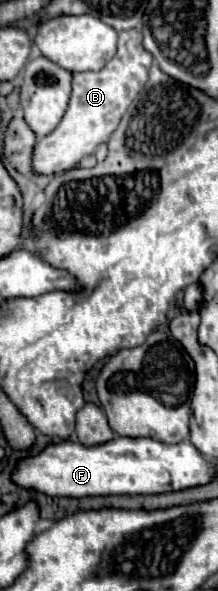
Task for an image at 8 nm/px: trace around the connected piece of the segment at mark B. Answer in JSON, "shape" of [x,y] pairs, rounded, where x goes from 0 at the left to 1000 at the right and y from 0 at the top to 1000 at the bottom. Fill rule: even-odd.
{"shape":[[[633,51],[550,54],[541,88],[468,118],[339,125],[330,162],[294,200],[275,203],[248,223],[202,234],[174,234],[165,250],[147,250],[147,291],[294,294],[303,288],[349,284],[394,261],[422,261],[450,244],[495,240],[560,193],[661,149],[688,112],[697,91],[651,78],[651,58]]]}

